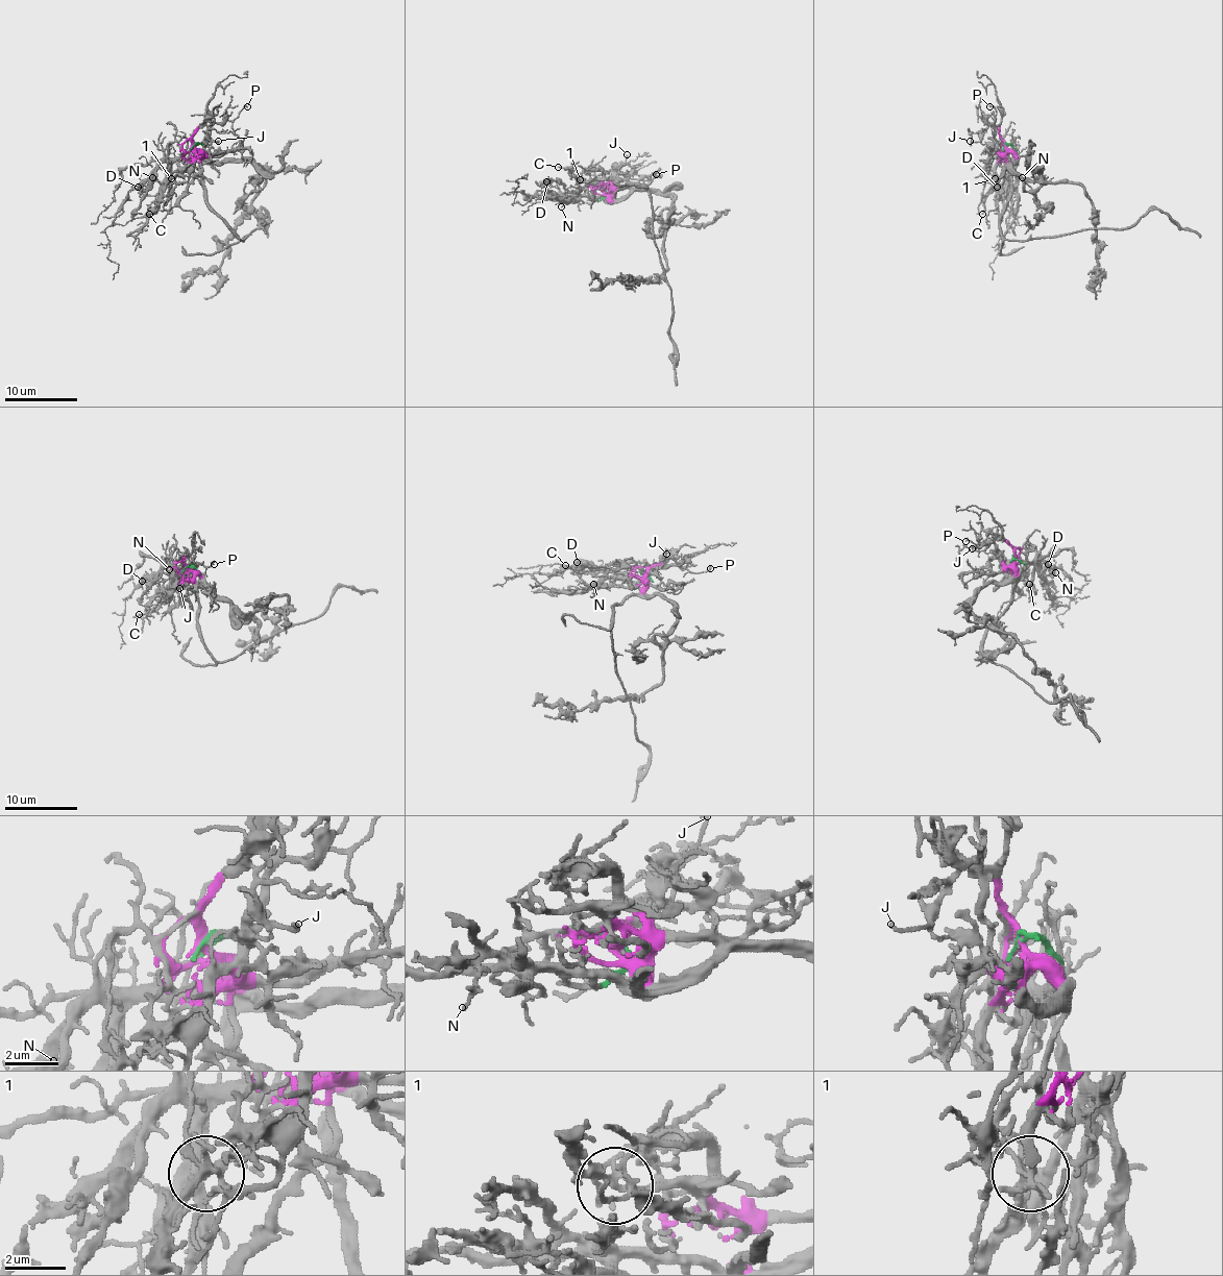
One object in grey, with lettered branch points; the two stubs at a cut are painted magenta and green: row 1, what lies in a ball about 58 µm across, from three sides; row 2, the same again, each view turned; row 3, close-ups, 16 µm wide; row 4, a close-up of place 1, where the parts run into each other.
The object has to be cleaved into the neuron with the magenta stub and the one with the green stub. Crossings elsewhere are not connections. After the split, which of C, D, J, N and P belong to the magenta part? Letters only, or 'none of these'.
C, J, P

